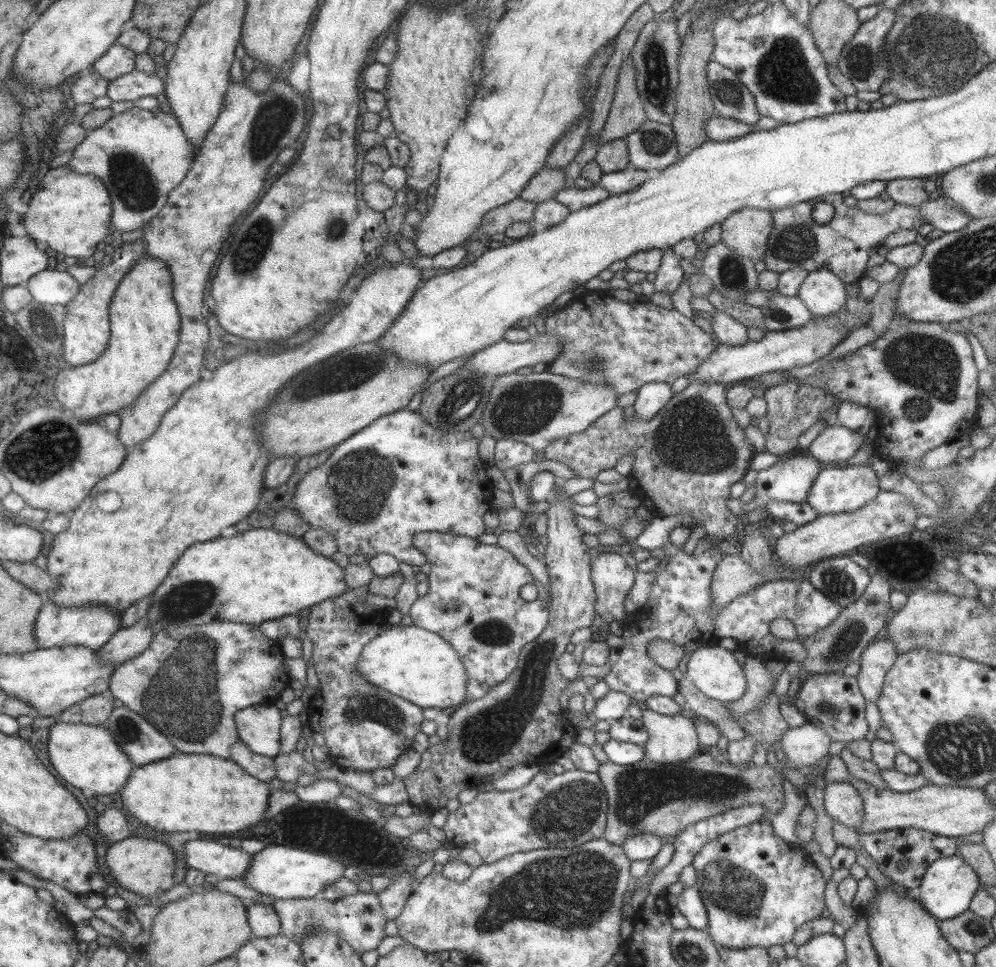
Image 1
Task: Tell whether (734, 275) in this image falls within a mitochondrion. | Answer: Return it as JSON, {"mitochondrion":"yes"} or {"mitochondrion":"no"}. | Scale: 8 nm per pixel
{"mitochondrion":"yes"}

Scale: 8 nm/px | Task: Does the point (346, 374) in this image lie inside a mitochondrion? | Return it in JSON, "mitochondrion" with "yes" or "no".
{"mitochondrion":"yes"}

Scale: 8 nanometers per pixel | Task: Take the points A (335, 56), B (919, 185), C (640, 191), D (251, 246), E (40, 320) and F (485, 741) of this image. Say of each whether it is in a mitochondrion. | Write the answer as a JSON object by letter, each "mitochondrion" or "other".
{"A":"other","B":"other","C":"other","D":"mitochondrion","E":"mitochondrion","F":"mitochondrion"}

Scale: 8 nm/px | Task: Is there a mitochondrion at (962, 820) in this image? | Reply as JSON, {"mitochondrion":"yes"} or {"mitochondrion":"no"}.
{"mitochondrion":"no"}

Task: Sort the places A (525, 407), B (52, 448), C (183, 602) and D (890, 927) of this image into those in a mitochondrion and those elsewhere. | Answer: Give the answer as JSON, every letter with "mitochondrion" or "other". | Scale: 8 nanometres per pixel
{"A":"mitochondrion","B":"mitochondrion","C":"mitochondrion","D":"other"}

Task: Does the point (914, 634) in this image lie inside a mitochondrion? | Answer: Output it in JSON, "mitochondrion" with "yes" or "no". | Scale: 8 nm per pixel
{"mitochondrion":"yes"}

